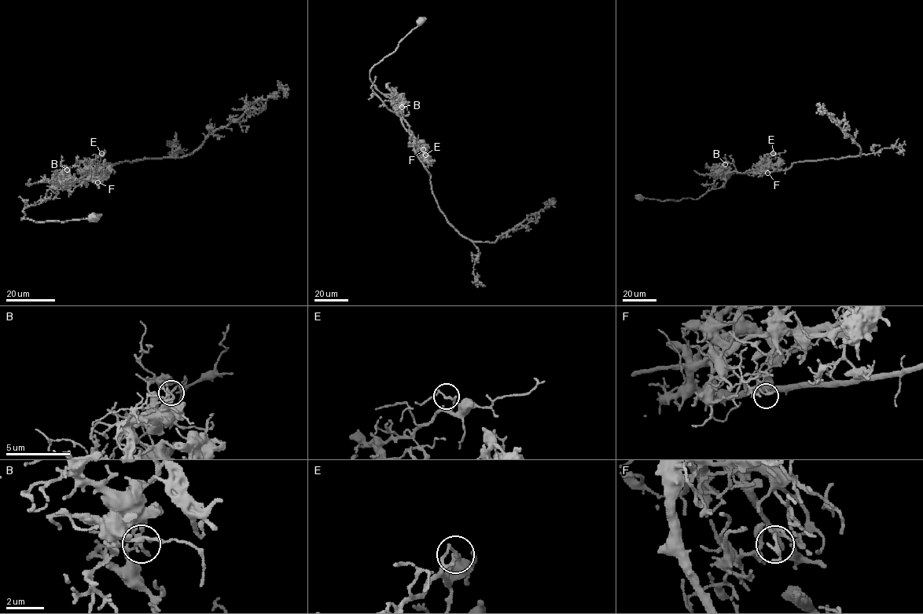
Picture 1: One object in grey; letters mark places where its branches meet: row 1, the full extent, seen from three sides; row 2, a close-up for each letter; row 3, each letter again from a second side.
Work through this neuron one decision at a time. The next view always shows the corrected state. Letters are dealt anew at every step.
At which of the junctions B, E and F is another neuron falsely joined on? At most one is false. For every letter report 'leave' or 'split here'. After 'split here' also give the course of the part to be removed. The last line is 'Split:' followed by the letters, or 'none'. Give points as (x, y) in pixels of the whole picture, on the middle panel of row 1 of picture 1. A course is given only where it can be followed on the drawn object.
B: split here; foreign part runs (402, 106), (392, 96), (410, 127), (417, 147), (429, 162), (421, 145), (416, 143)
E: leave
F: leave
Split: B

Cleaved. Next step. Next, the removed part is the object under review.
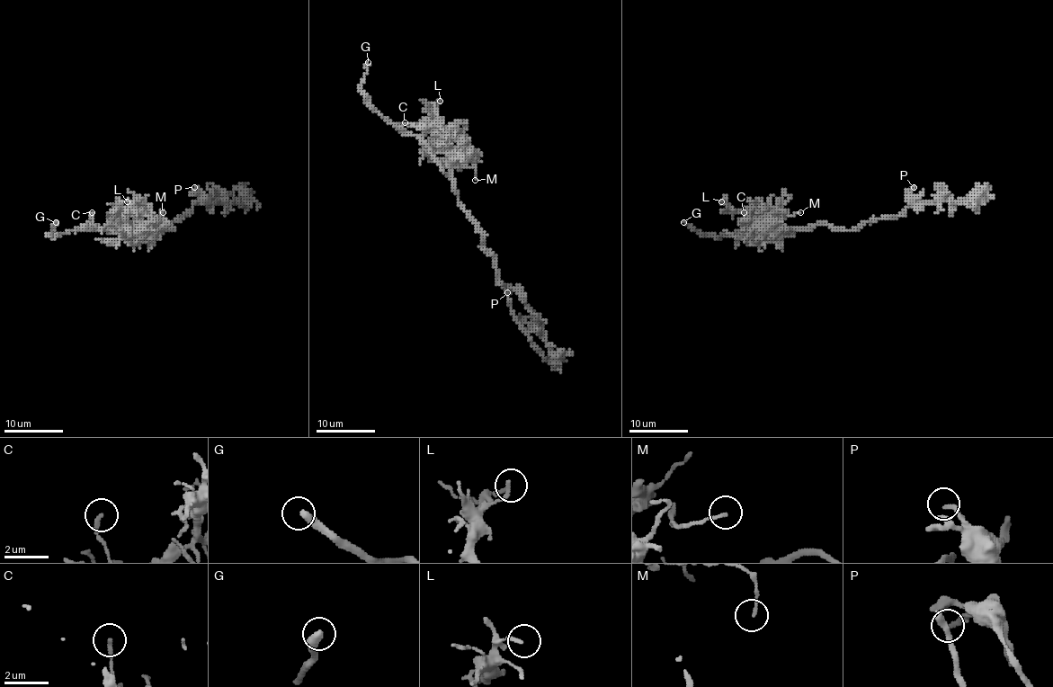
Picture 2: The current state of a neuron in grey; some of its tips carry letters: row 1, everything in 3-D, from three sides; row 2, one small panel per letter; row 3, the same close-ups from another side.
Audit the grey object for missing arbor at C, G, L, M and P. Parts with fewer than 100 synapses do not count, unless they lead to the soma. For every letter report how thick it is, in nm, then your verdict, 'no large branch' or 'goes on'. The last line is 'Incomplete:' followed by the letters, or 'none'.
C: calibre 170 nm; no large branch
G: calibre 360 nm; goes on
L: calibre 160 nm; no large branch
M: calibre 120 nm; no large branch
P: calibre 240 nm; no large branch
Incomplete: G

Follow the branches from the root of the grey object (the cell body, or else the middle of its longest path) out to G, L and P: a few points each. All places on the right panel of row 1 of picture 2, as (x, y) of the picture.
G: (867, 222), (852, 229), (816, 224), (798, 228), (790, 236), (754, 228), (702, 236), (683, 222)
L: (867, 222), (852, 229), (816, 224), (798, 228), (790, 236), (777, 236), (754, 229), (746, 217), (721, 201)
P: (867, 222), (899, 217), (916, 201), (953, 201), (981, 190), (965, 200), (916, 205), (914, 187)

